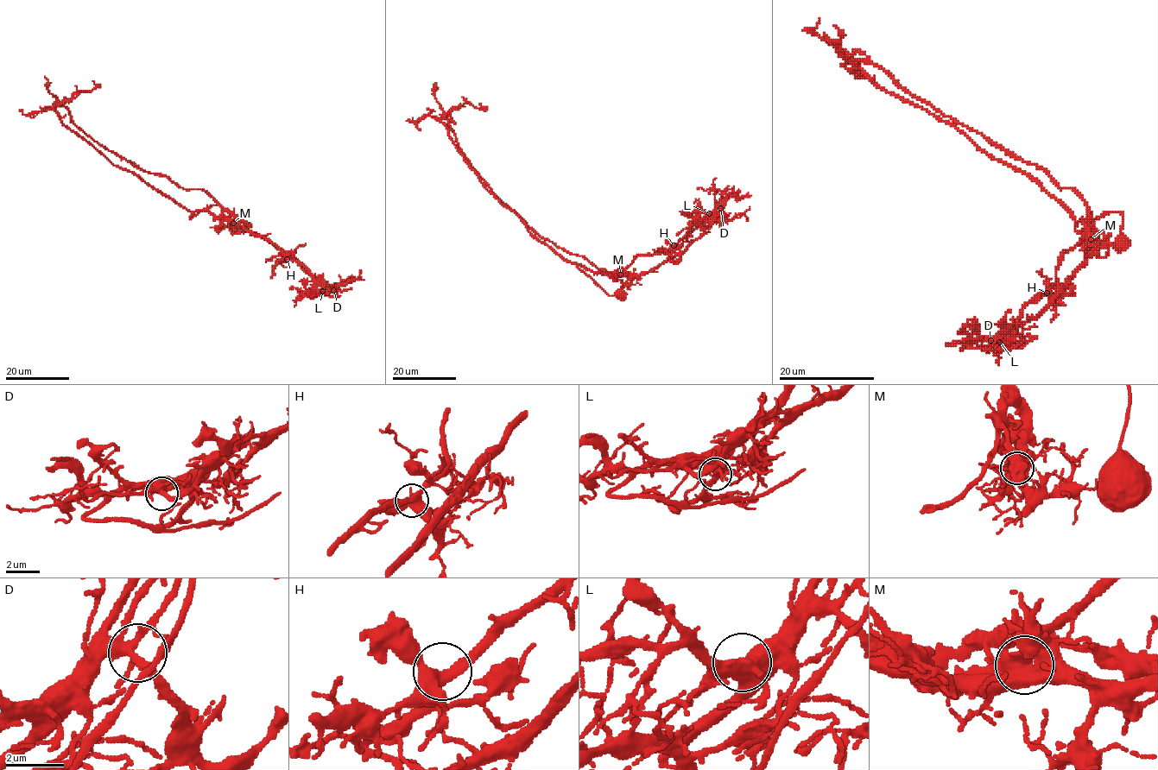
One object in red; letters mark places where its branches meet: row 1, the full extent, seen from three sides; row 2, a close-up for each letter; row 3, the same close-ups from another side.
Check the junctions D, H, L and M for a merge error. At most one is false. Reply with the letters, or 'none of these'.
M

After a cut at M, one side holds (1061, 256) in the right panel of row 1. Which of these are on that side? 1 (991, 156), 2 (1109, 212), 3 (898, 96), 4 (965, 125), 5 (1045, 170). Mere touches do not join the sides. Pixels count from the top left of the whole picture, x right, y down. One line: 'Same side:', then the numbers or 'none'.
Same side: 4, 5

